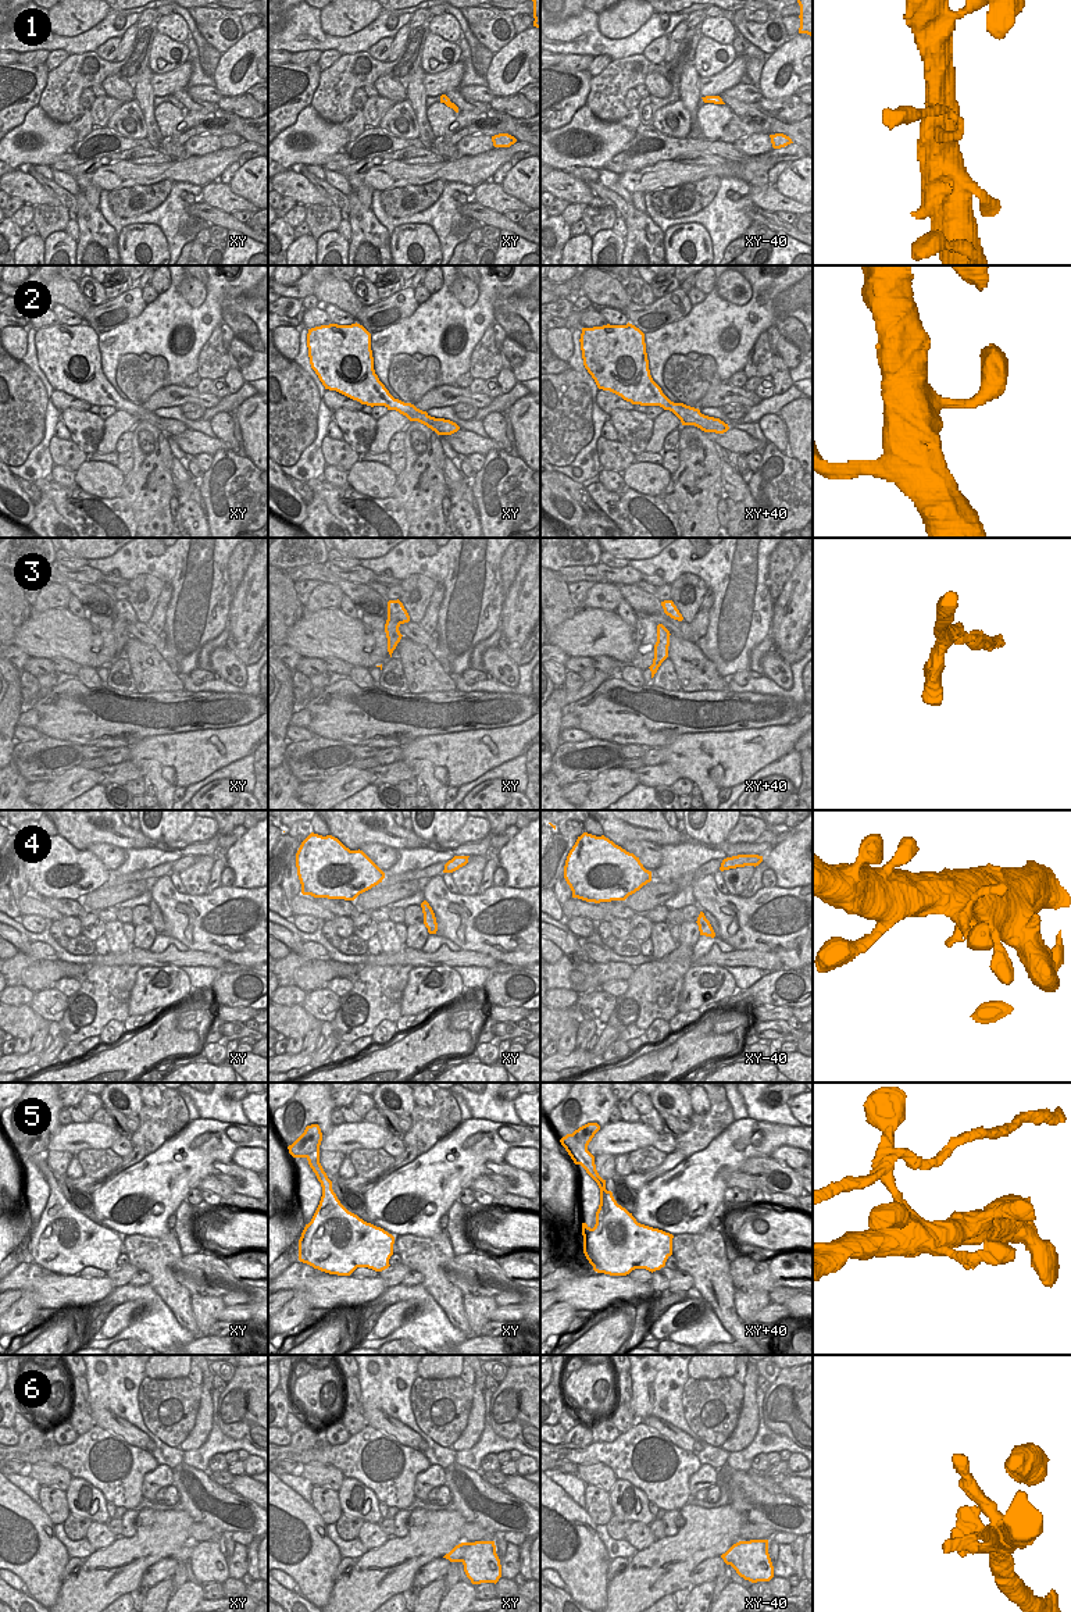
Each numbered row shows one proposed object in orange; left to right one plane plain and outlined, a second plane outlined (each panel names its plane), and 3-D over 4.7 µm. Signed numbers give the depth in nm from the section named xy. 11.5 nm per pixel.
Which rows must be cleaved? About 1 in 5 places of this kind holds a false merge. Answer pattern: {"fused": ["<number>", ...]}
{"fused": ["5"]}

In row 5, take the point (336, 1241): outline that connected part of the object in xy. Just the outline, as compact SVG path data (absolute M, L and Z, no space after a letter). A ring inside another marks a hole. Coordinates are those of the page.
M322 1171L319 1205L299 1240L299 1260L321 1272L350 1276L357 1267L388 1269L395 1237L349 1212Z

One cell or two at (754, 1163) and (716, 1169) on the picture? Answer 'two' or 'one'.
two

